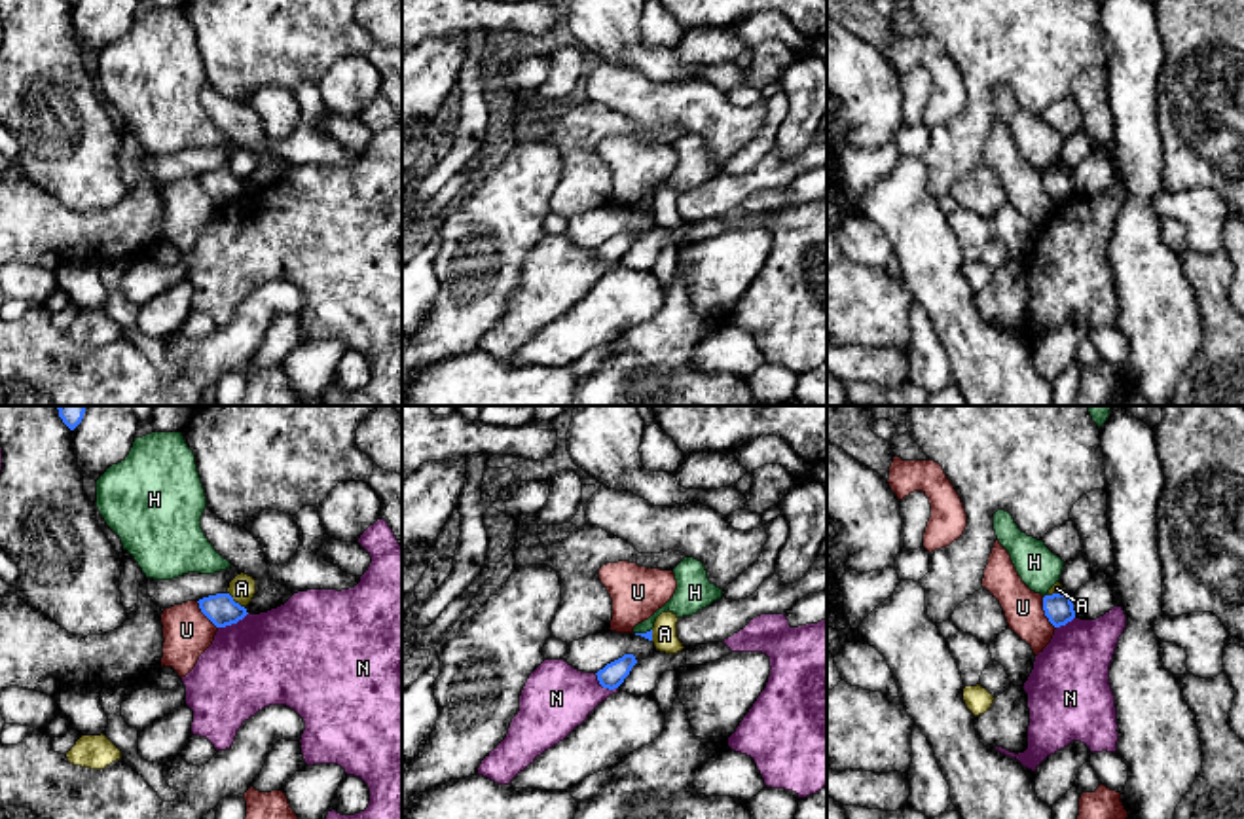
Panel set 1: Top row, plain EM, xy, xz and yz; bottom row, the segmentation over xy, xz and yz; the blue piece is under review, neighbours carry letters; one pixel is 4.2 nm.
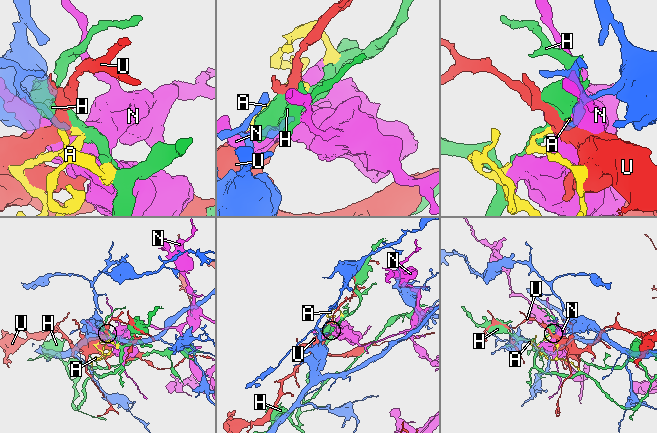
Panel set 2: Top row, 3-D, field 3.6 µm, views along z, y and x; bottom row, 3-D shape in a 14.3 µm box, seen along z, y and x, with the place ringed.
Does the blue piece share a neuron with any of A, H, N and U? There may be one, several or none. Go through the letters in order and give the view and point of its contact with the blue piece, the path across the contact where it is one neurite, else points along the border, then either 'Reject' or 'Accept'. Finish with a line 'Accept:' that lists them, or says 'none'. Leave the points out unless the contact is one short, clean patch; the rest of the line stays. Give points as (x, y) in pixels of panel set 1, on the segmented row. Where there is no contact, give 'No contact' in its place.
A: Touches blue at xy (234, 601). Boundary: xy (228, 592), (243, 607). Reject
H: Touches blue at xz (643, 634). Reject
N: Touches blue at xy (234, 622). Reject
U: Touches blue at yz (1045, 613). Boundary: yz (1042, 598), (1042, 609), (1055, 628). Reject
Accept: none

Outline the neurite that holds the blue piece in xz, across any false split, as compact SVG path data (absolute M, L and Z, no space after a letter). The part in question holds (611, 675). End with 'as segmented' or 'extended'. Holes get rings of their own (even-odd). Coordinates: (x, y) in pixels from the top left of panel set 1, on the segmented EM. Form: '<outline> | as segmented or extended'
M624 654L622 658L607 664L603 669L595 673L599 684L609 690L618 688L635 664L637 660L633 654Z | as segmented

